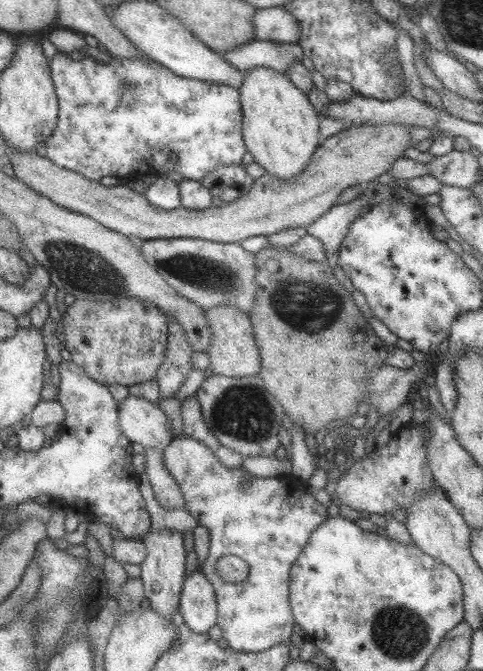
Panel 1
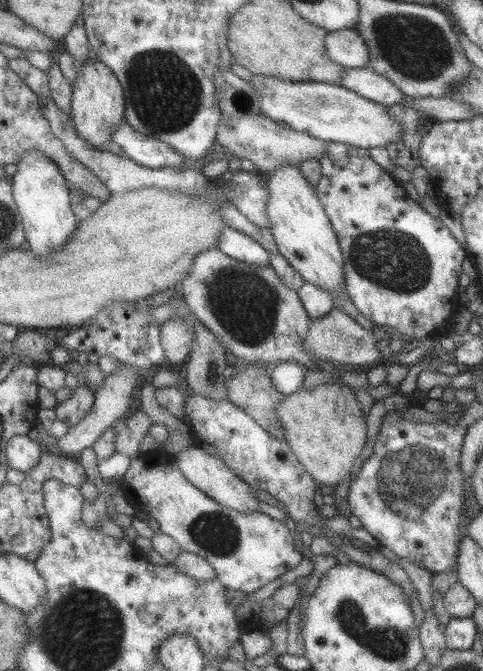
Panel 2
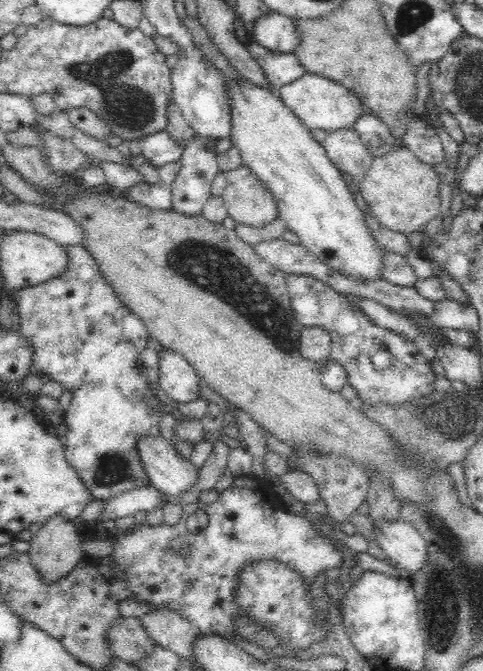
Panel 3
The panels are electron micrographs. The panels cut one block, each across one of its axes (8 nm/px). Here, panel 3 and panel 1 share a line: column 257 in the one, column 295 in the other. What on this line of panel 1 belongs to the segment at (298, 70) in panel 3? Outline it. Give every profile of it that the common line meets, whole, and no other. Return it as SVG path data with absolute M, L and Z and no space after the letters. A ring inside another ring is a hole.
M251 40L235 50L219 54L231 68L245 74L253 68L271 68L279 74L287 74L287 68L295 62L303 60L303 52L299 44L279 44L279 42L263 42Z

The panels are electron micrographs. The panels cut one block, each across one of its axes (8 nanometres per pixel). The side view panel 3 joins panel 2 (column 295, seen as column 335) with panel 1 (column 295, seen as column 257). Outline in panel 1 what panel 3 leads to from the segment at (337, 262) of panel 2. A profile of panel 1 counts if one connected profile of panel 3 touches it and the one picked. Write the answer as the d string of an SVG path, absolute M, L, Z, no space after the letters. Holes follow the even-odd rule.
M253 68L243 74L243 84L239 86L239 102L241 102L241 114L243 114L243 142L247 146L247 152L251 152L253 162L259 164L267 176L275 176L277 180L291 180L297 174L303 172L309 158L321 144L319 140L319 114L311 108L307 96L289 82L287 74L279 74L271 68Z

